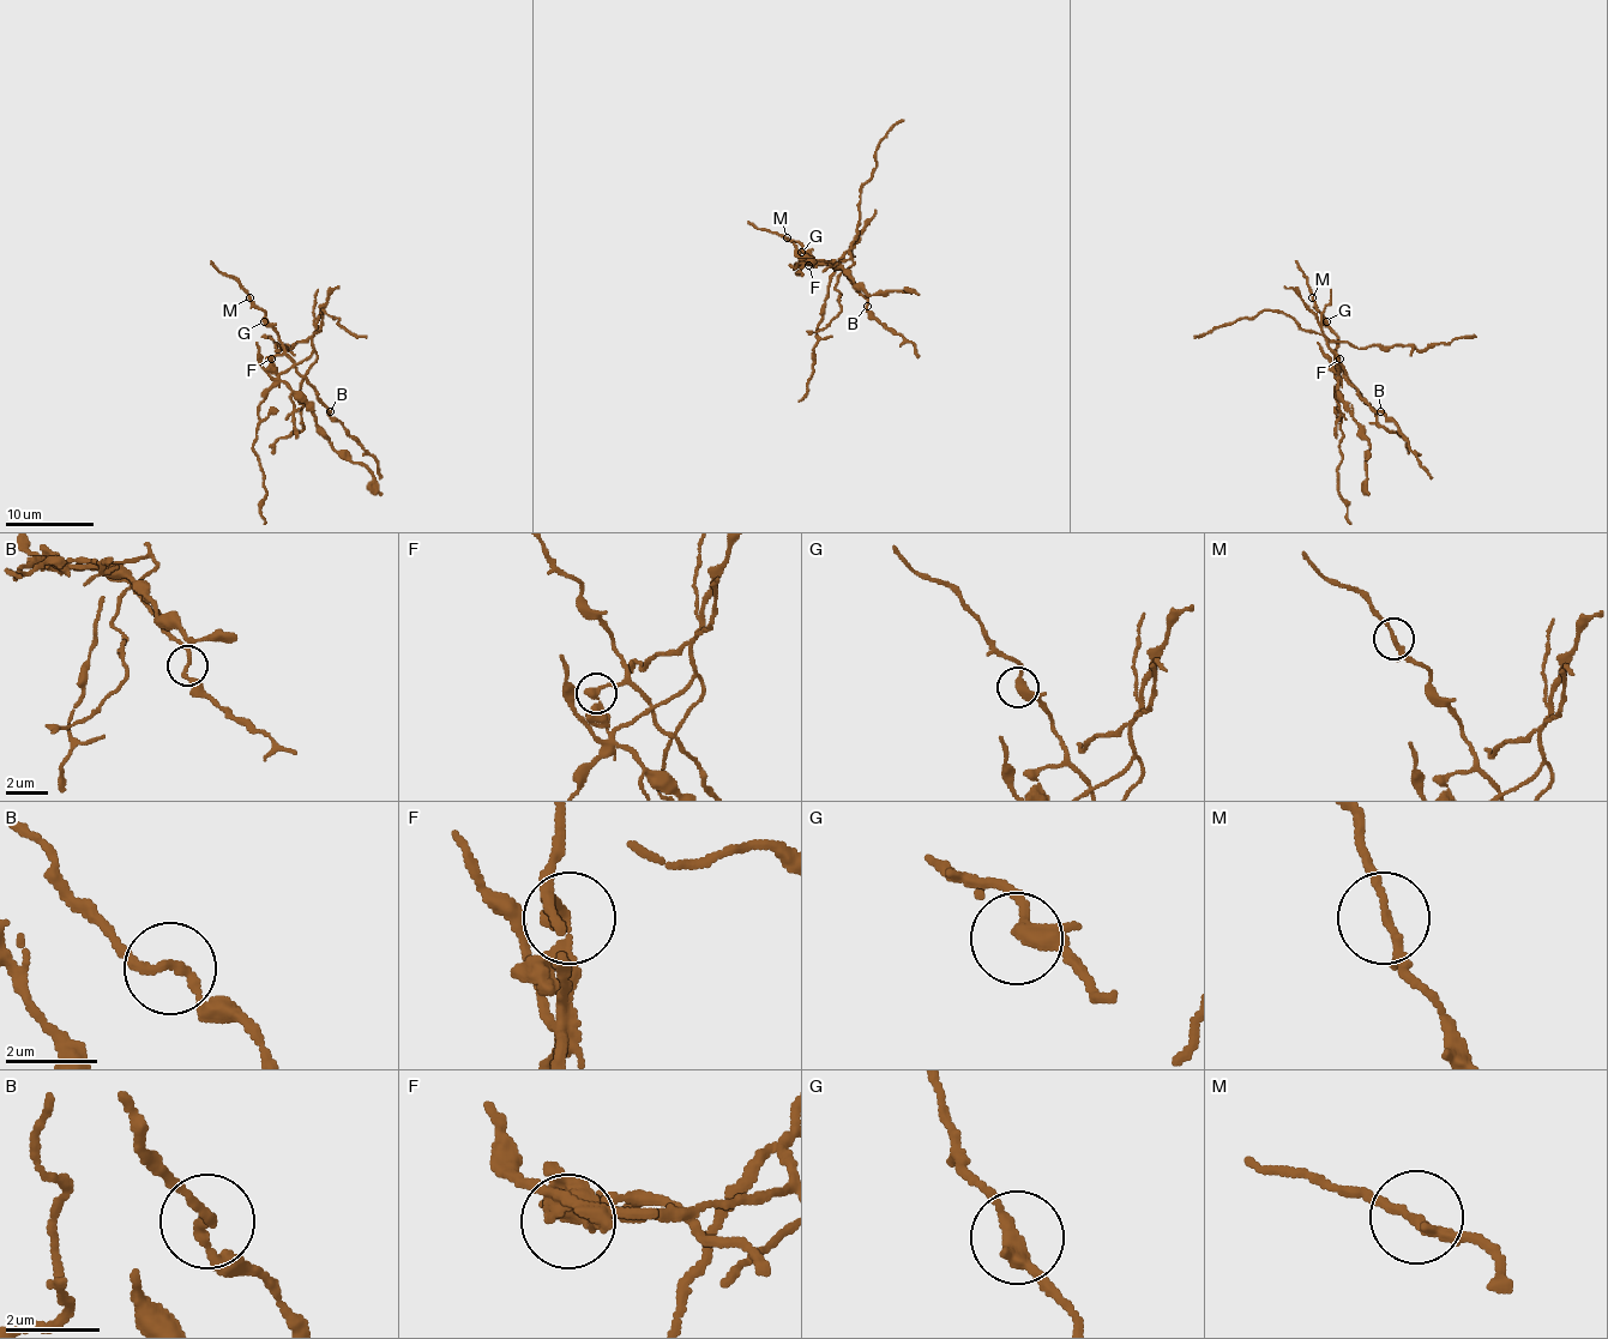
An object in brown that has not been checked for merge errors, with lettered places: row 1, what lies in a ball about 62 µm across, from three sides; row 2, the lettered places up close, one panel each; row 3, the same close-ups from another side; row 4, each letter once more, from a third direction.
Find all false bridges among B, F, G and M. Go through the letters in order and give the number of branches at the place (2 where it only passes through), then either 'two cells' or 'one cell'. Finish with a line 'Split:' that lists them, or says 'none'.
B: 2 | one cell
F: 3 | two cells
G: 3 | one cell
M: 3 | one cell
Split: F

